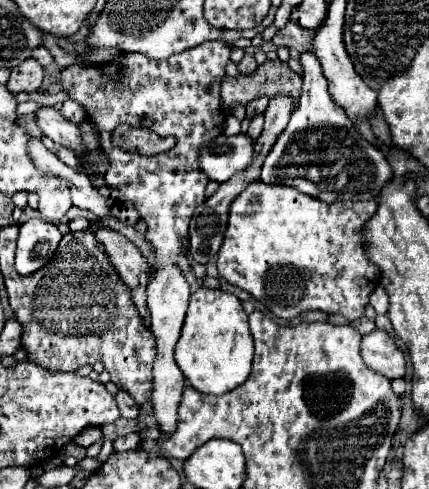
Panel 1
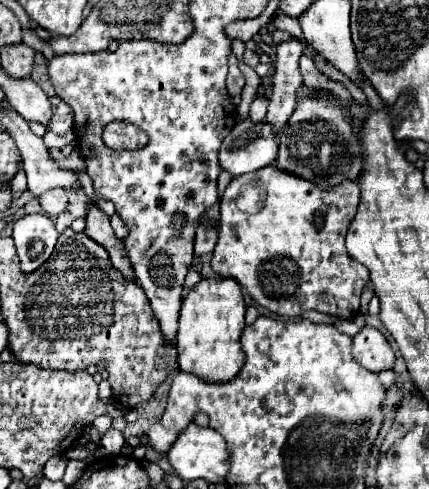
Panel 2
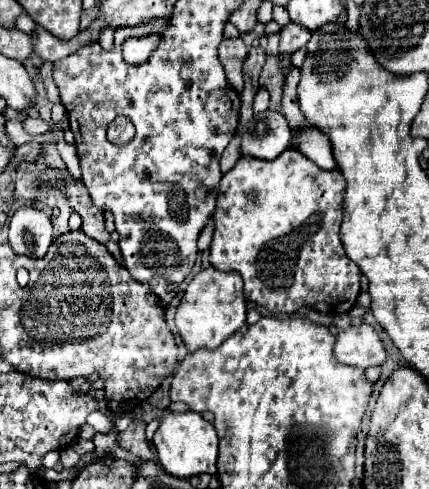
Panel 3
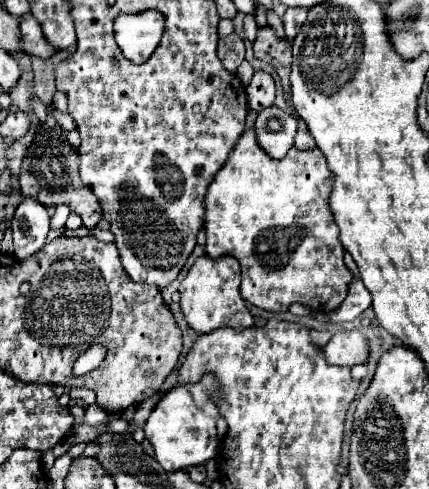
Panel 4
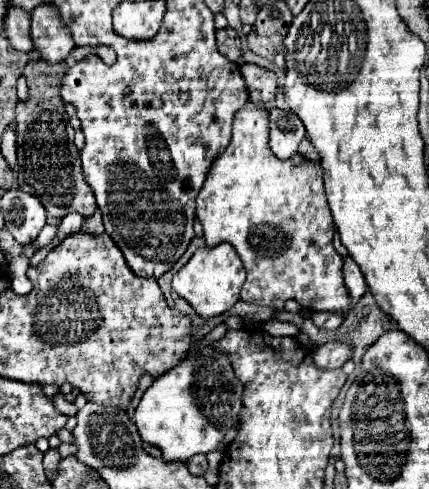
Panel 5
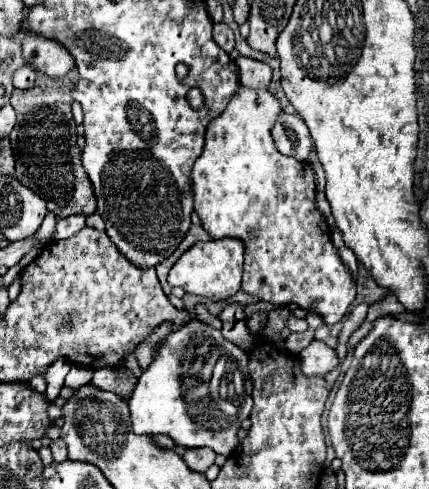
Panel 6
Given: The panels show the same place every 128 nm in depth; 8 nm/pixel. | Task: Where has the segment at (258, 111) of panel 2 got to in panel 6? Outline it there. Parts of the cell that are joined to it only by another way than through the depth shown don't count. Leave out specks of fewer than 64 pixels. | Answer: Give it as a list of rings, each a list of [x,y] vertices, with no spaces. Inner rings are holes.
[[[238,56],[236,66],[238,66],[238,76],[240,76],[242,86],[268,88],[270,78],[272,78],[272,70],[270,70],[270,66],[266,62],[246,58],[246,56]]]

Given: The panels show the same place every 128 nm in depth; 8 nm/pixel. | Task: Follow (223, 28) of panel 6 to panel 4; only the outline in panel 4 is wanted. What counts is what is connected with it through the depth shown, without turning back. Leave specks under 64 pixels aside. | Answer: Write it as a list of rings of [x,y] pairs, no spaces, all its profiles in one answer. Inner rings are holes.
[[[232,32],[226,38],[220,38],[218,40],[218,58],[222,60],[226,70],[236,72],[236,68],[244,60],[244,40],[236,32]]]

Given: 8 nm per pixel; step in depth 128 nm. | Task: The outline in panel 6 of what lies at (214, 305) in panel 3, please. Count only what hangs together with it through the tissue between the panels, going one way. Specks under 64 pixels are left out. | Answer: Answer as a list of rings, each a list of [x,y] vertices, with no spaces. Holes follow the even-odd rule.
[[[236,238],[196,242],[172,266],[172,270],[168,274],[168,284],[180,286],[190,294],[206,296],[210,300],[222,300],[240,290],[242,264],[244,264],[244,242],[240,242]]]

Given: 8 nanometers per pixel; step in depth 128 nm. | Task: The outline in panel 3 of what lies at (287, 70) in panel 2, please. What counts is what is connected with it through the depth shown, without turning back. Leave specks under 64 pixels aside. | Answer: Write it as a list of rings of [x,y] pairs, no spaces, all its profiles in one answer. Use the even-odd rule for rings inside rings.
[[[288,22],[280,34],[282,34],[282,38],[280,38],[280,66],[282,66],[282,72],[286,72],[292,66],[290,52],[306,46],[306,42],[310,40],[310,30],[306,30],[304,26],[300,26],[296,22]]]

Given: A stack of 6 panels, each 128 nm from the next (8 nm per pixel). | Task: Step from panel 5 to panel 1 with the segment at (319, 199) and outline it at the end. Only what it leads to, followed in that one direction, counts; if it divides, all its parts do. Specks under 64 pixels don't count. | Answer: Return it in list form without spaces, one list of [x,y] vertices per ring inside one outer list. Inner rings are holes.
[[[262,180],[248,182],[244,192],[240,192],[230,206],[228,228],[218,250],[218,272],[230,284],[236,284],[258,298],[278,318],[292,320],[300,312],[322,310],[326,314],[342,314],[348,320],[358,320],[368,304],[370,292],[380,282],[380,270],[366,258],[360,236],[360,228],[372,212],[376,212],[374,200],[342,200],[326,204],[292,186],[266,184]]]

